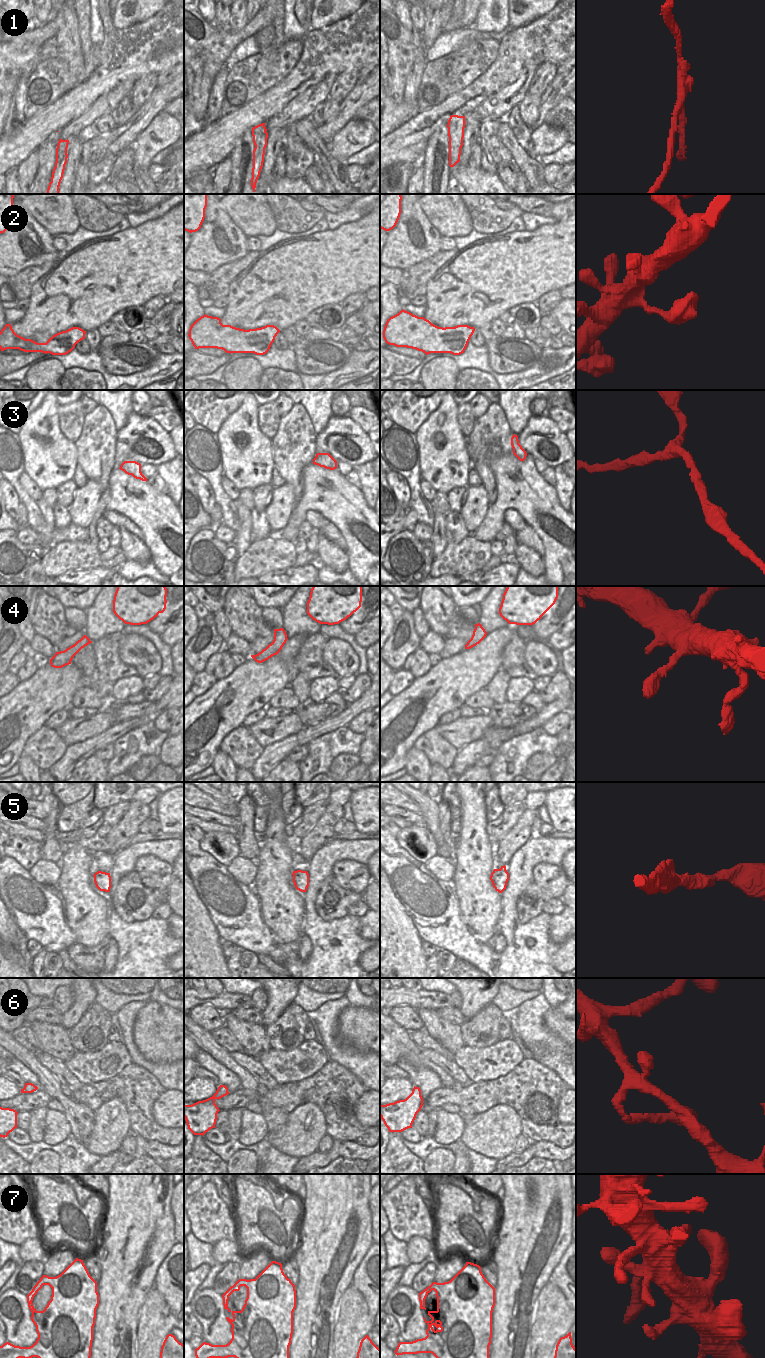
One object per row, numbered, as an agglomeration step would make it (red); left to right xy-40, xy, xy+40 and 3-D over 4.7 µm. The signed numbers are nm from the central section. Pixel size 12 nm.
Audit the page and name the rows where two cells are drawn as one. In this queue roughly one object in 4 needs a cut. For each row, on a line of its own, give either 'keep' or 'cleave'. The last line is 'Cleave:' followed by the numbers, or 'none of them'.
1: cleave
2: keep
3: keep
4: keep
5: keep
6: keep
7: keep
Cleave: 1

